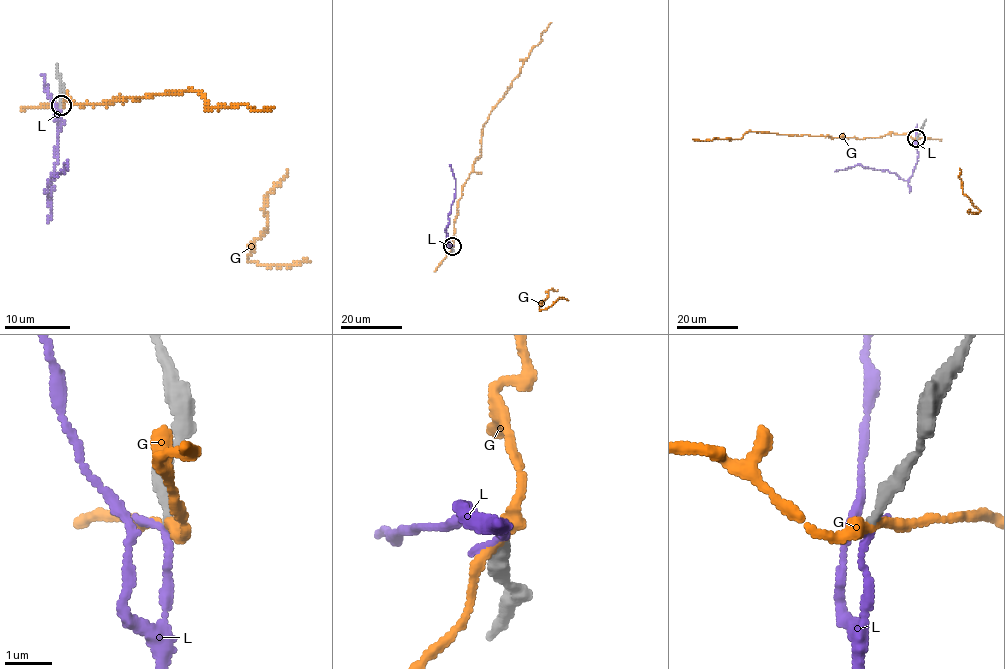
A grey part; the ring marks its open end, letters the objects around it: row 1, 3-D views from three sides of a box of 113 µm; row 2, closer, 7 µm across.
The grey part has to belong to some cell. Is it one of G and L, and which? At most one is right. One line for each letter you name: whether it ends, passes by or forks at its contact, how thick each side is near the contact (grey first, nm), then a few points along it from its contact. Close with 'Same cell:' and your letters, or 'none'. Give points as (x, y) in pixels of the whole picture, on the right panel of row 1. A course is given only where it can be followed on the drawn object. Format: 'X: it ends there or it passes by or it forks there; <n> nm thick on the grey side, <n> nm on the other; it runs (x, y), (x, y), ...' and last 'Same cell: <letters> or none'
Same cell: none

